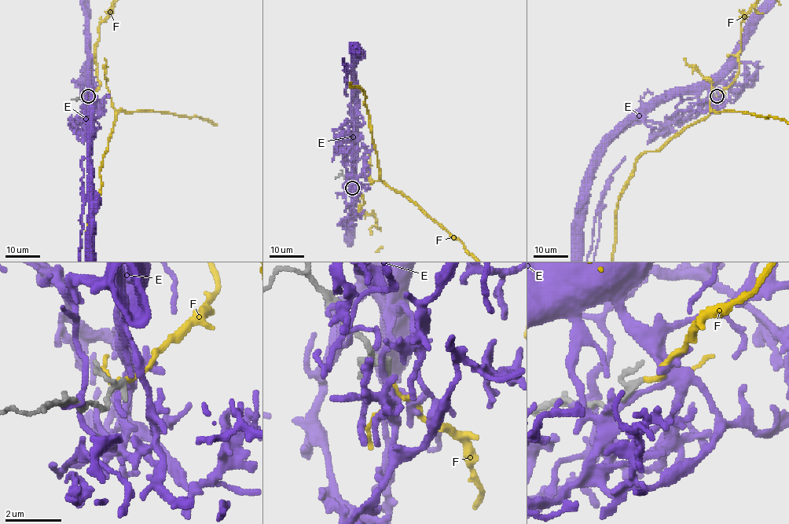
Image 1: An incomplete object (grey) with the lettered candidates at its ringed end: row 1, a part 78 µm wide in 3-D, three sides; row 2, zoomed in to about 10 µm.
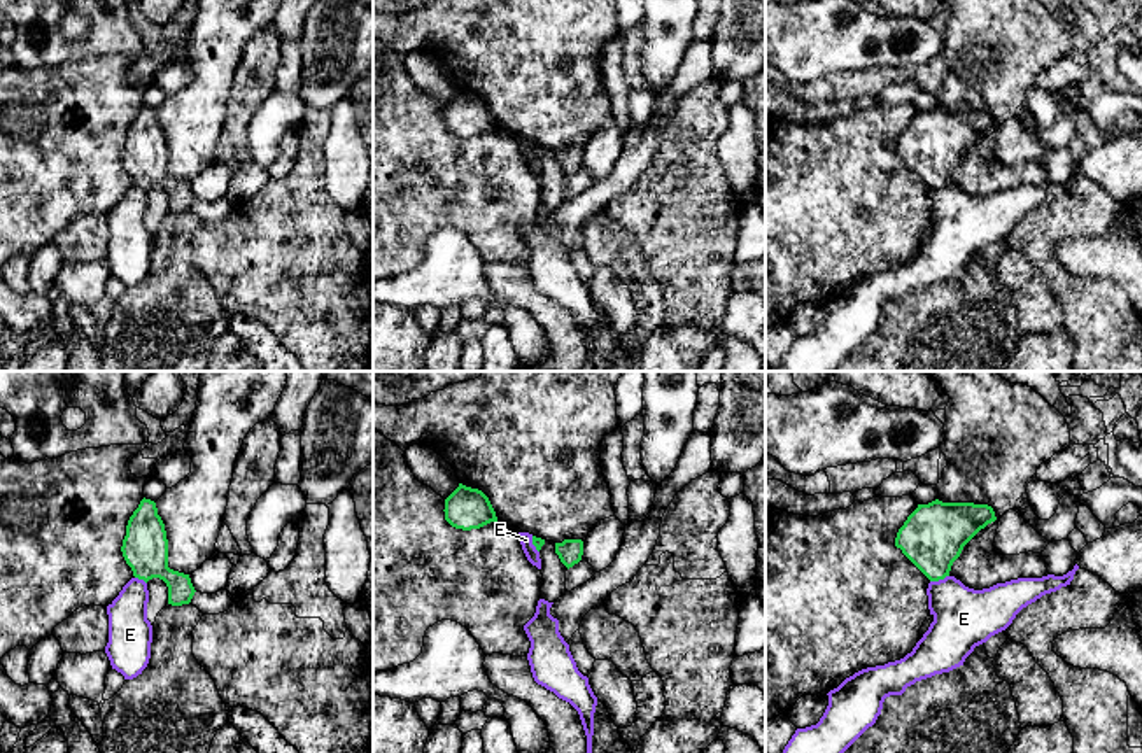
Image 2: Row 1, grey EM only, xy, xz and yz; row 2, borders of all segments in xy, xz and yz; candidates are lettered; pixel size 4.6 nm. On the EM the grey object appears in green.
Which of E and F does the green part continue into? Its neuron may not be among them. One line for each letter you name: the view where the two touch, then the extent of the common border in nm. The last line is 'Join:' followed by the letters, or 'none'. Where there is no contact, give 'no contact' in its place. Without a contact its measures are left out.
F: no contact
Join: F

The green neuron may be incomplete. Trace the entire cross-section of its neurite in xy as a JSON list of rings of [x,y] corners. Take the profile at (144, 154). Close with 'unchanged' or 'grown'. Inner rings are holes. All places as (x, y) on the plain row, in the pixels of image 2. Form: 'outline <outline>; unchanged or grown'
outline [[[144,105],[130,124],[121,159],[135,186],[145,191],[159,186],[166,191],[168,212],[191,210],[196,198],[189,182],[168,175],[166,138],[154,109]]]; unchanged

